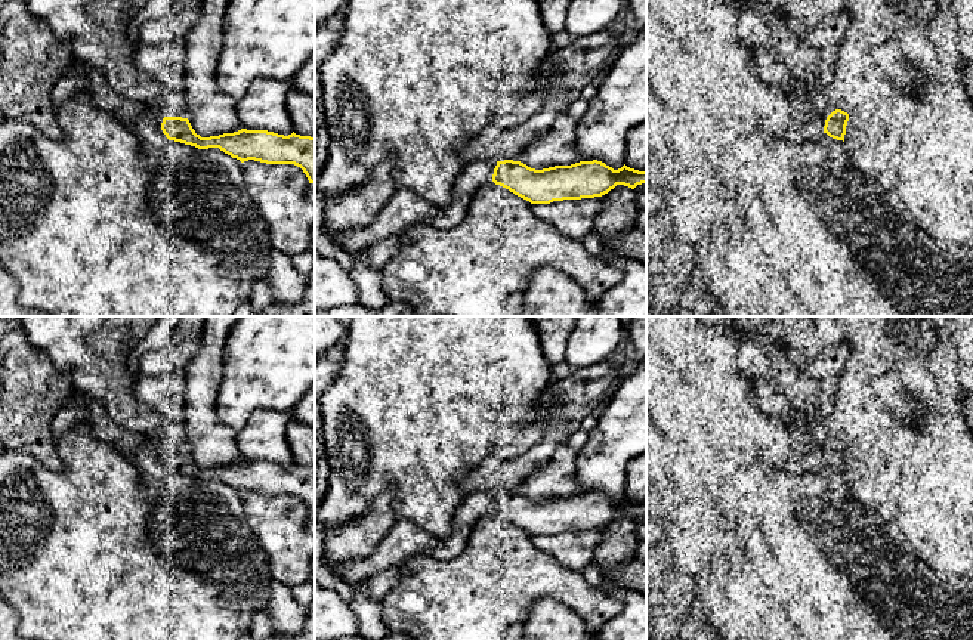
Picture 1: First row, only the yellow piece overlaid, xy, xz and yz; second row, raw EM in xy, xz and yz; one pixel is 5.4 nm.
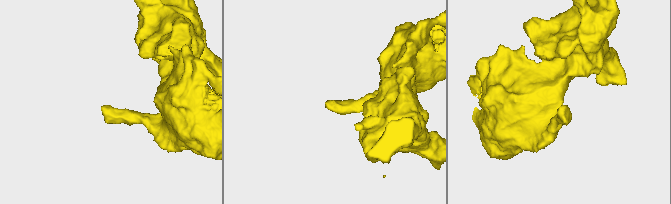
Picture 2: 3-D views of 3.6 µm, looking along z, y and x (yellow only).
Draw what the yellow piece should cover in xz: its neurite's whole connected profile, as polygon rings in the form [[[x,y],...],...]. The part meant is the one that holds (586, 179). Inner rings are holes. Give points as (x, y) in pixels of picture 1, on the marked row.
[[[475,160],[454,180],[452,201],[447,207],[438,207],[408,188],[396,188],[371,223],[343,235],[327,236],[331,244],[350,254],[371,248],[386,238],[399,238],[414,223],[427,223],[438,229],[454,228],[464,219],[478,189],[491,180],[531,204],[550,204],[602,197],[617,185],[634,189],[646,183],[646,171],[626,164],[614,170],[597,160],[543,170],[513,160]]]

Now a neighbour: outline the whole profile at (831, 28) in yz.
[[[843,9],[835,15],[827,15],[821,25],[809,33],[804,33],[804,37],[809,43],[812,43],[816,47],[827,46],[833,41],[840,43],[847,27],[847,22],[849,13]]]

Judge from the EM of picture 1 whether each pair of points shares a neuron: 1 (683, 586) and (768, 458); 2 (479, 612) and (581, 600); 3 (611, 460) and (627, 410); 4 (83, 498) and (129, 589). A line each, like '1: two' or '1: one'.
1: two
2: one
3: one
4: one

